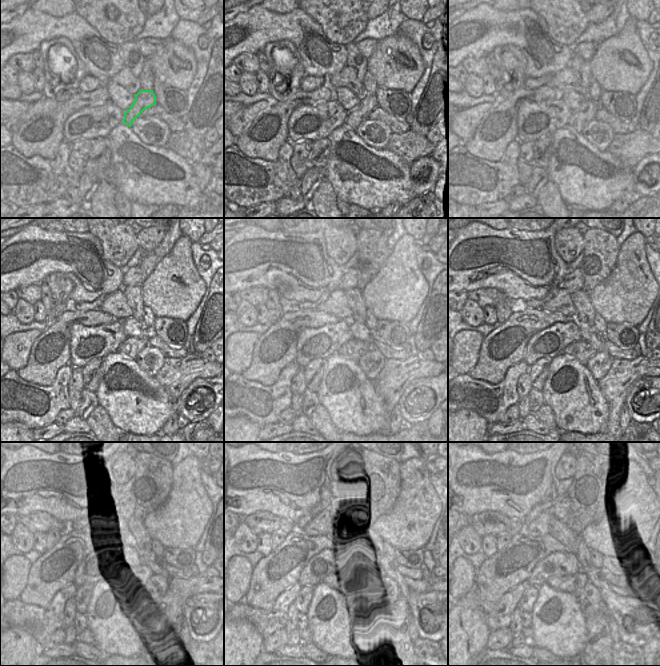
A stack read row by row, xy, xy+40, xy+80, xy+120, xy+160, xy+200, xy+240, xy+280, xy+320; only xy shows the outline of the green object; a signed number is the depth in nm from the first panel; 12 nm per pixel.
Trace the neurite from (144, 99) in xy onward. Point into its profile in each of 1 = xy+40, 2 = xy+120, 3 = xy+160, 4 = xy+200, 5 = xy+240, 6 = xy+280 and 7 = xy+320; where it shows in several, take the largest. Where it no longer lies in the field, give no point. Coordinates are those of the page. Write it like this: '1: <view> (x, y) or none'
1: xy+40 (367, 103)
2: xy+120 (131, 346)
3: xy+160 (354, 348)
4: xy+200 (582, 350)
5: xy+240 (133, 577)
6: xy+280 (365, 573)
7: xy+320 (574, 584)

